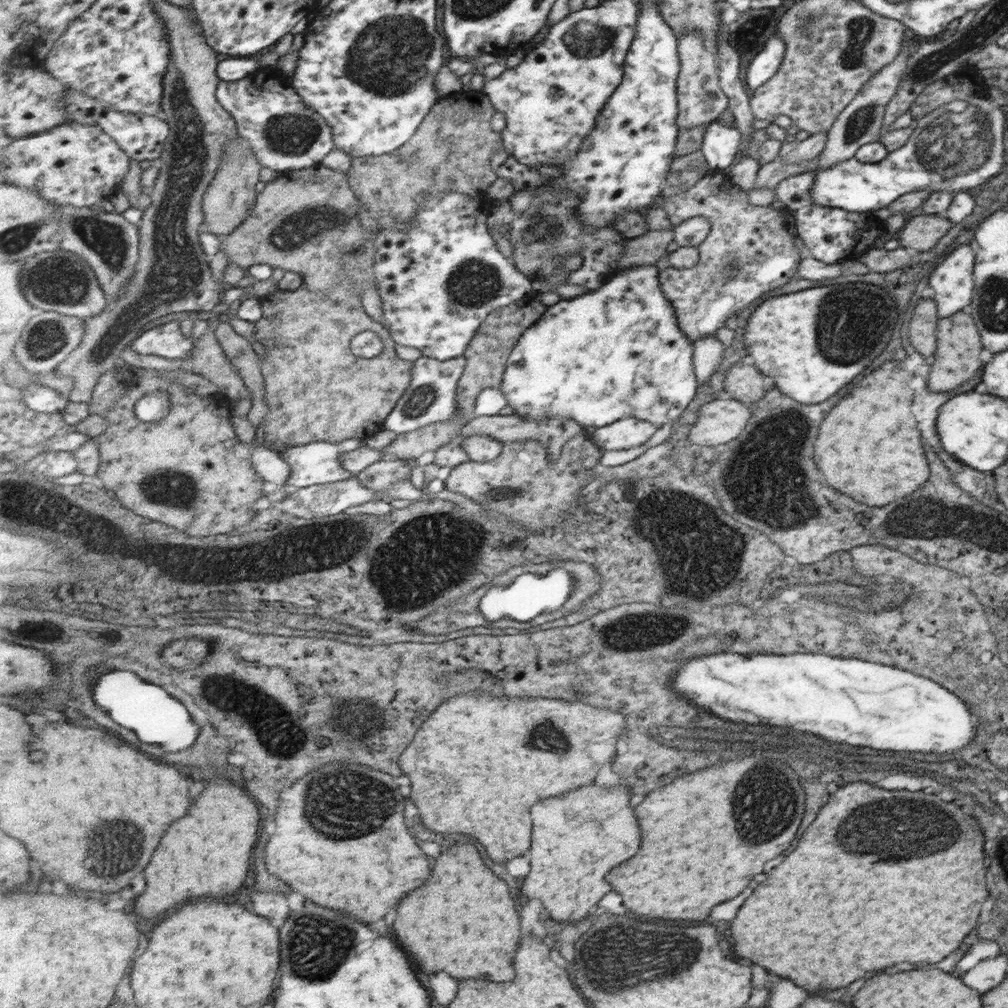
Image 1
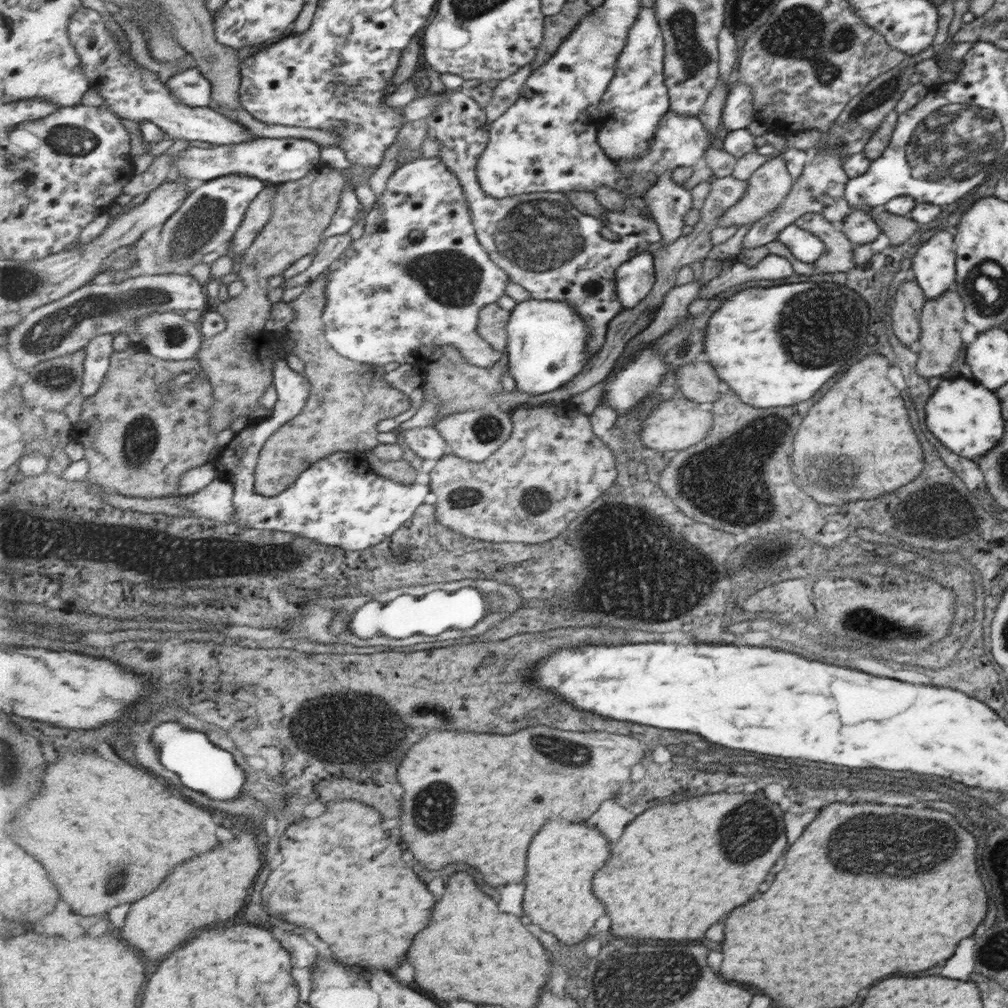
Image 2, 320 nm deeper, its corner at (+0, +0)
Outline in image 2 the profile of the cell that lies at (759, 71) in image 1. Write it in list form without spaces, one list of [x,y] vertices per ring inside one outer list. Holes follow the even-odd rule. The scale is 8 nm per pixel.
[[[737,80],[737,84],[725,97],[720,115],[721,128],[730,131],[743,129],[756,117],[757,113],[753,107],[753,98],[749,89],[746,84],[741,84]]]

